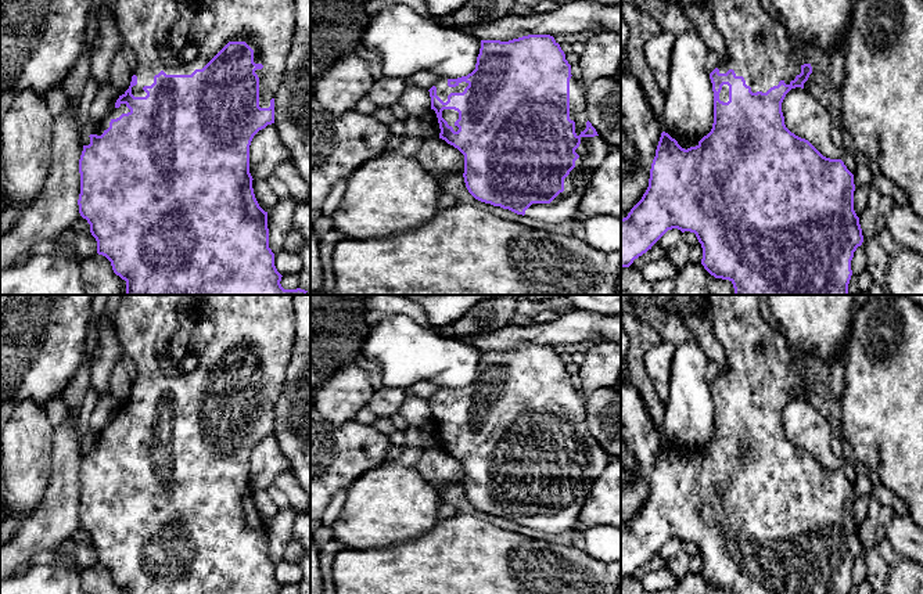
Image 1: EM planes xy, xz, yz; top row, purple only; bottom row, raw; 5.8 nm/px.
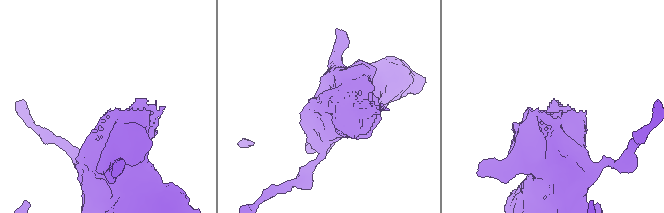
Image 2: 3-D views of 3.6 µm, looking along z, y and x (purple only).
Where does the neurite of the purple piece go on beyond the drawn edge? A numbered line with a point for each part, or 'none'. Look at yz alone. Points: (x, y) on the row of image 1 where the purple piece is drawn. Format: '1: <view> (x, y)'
1: yz (760, 49)

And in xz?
1: xz (592, 151)

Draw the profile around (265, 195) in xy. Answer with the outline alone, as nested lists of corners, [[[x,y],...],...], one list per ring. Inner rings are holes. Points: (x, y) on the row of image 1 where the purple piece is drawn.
[[[254,179],[252,188],[259,206],[269,212],[280,201],[266,179]]]

